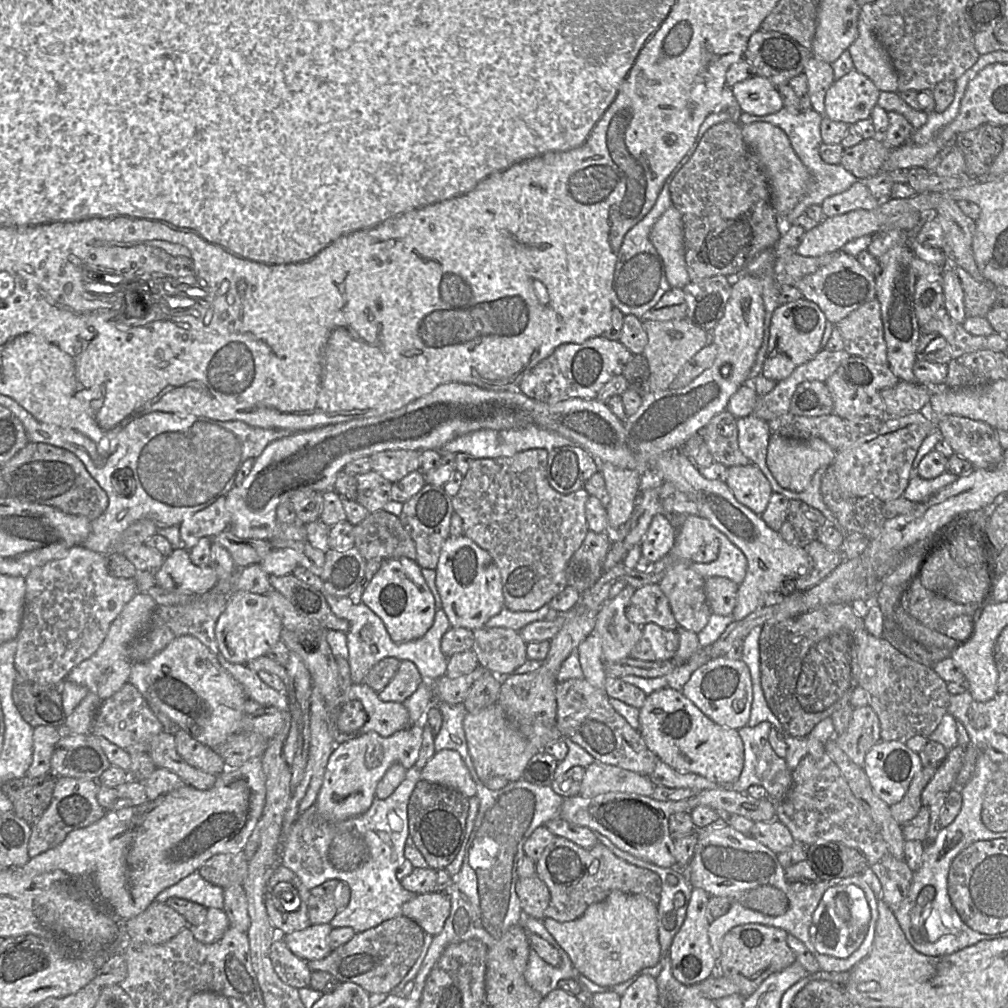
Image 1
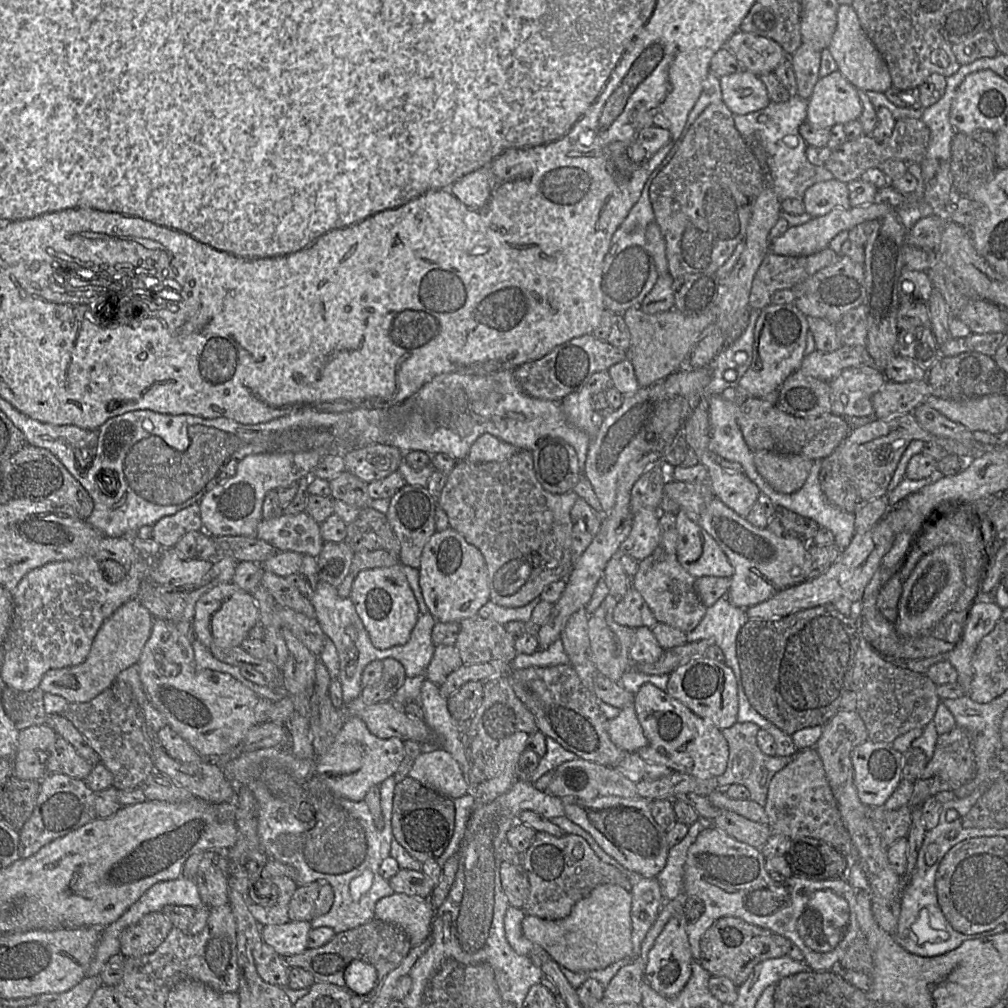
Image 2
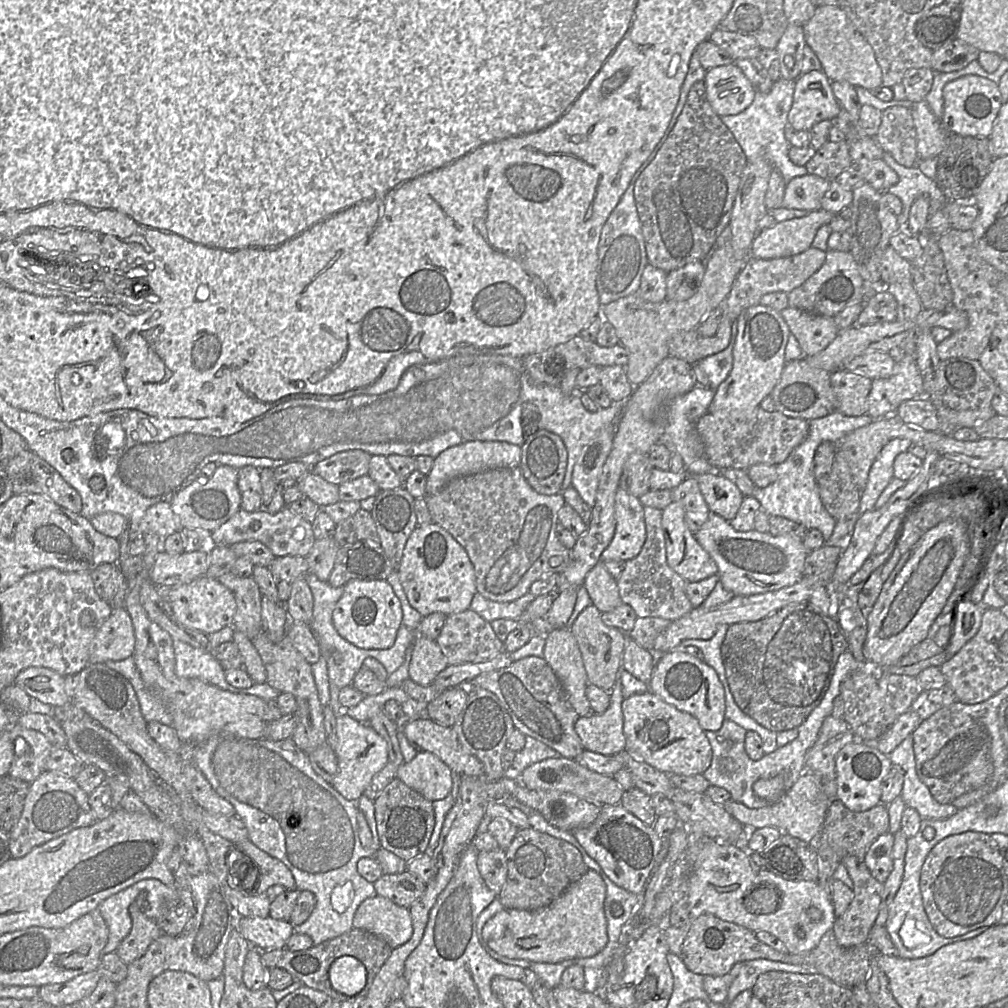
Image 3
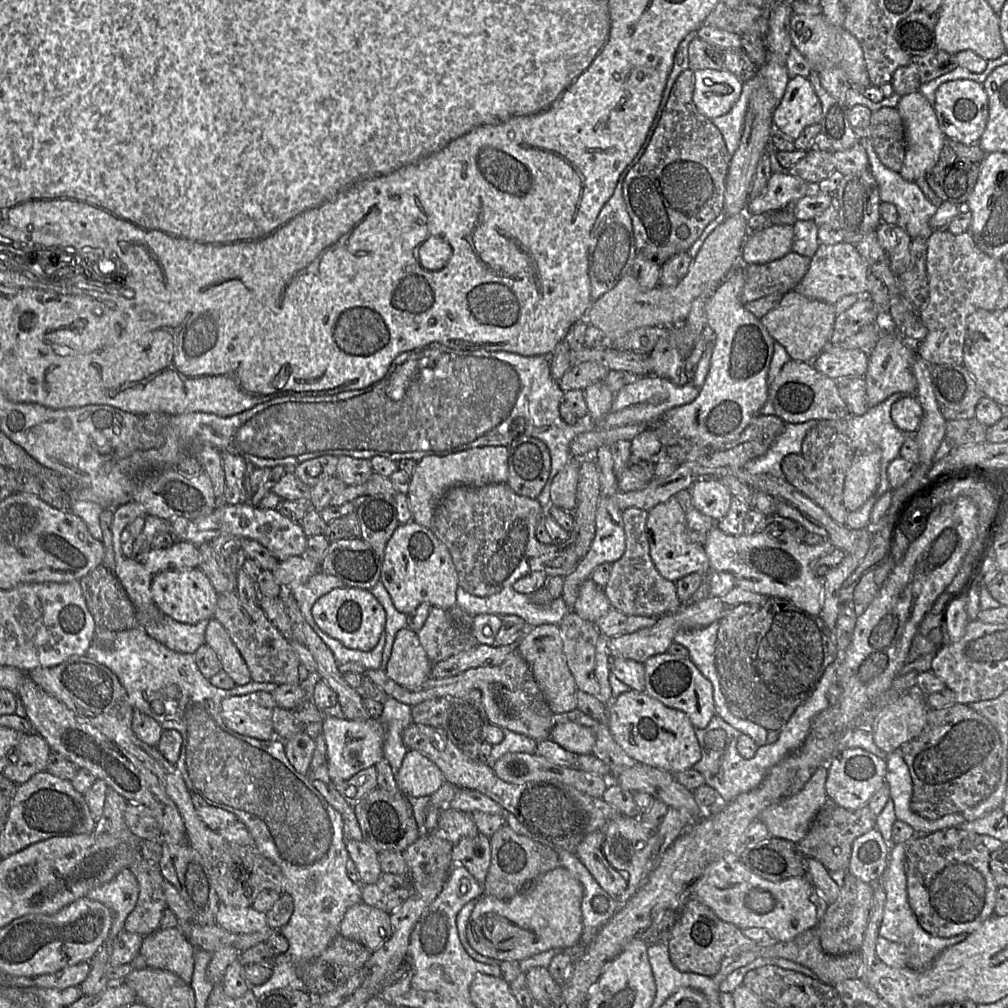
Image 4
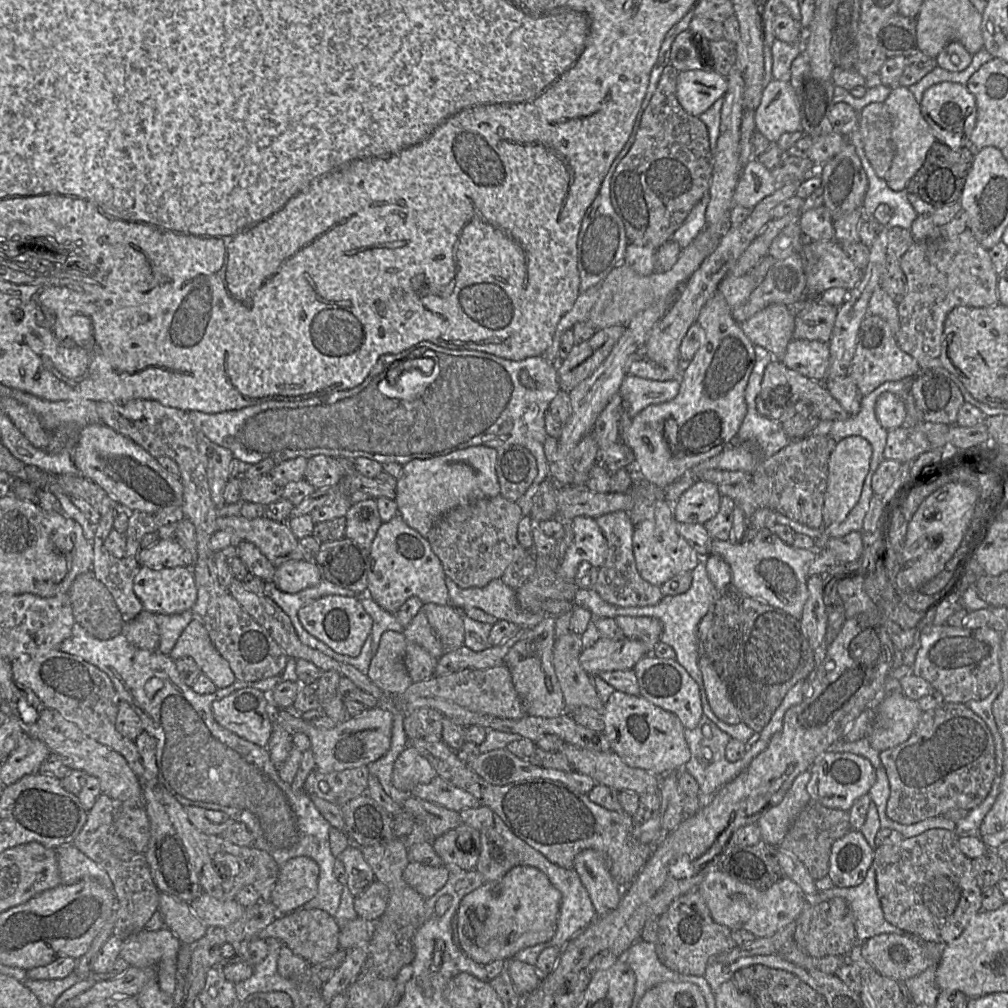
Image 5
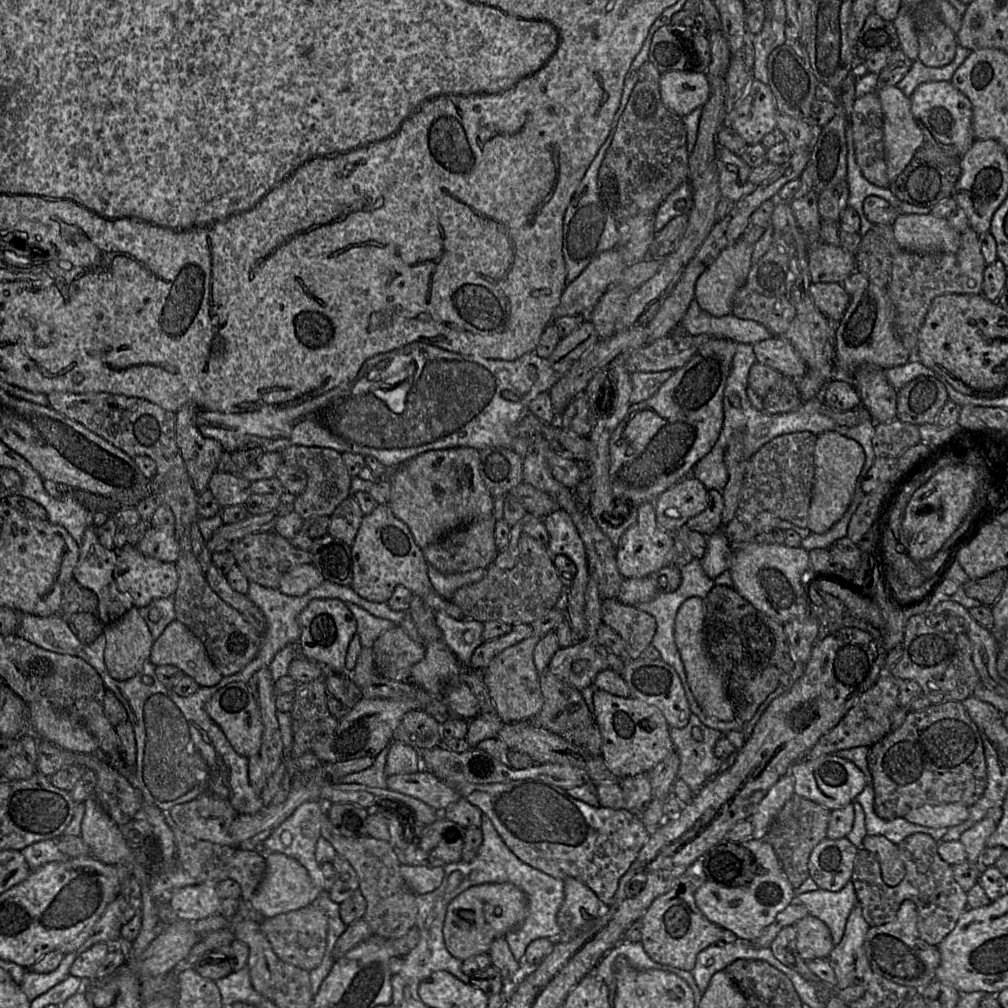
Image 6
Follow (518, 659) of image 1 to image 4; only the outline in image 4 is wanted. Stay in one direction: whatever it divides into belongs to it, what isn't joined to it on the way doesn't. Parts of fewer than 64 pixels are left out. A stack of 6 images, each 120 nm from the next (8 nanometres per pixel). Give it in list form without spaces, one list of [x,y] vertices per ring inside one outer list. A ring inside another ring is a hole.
[[[436,607],[430,609],[417,635],[433,664],[480,645],[472,629],[459,626],[447,610]]]

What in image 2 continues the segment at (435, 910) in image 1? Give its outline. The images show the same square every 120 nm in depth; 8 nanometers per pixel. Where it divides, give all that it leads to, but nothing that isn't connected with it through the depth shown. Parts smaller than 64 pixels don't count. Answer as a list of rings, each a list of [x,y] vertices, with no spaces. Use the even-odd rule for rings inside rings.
[[[394,893],[377,901],[374,919],[400,926],[413,947],[430,936],[435,912],[429,897]]]

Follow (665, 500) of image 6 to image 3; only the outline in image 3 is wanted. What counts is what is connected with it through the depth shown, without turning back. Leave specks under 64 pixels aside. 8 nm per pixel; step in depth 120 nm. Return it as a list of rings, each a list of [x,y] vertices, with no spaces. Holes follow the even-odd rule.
[[[704,473],[695,477],[711,513],[731,521],[745,498],[739,488],[719,473]]]

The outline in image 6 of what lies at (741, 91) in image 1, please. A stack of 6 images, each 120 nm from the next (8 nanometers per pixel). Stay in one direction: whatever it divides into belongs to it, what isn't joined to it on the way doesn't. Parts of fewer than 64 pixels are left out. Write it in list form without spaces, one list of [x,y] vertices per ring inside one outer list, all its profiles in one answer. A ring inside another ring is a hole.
[[[669,71],[661,74],[660,93],[666,107],[684,116],[708,101],[711,85],[703,72]]]

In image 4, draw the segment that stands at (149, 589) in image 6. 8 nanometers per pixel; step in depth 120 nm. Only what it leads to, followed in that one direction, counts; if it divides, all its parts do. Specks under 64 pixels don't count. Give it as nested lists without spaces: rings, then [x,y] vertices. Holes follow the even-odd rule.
[[[198,567],[185,570],[168,570],[153,575],[151,598],[157,607],[176,621],[195,624],[210,620],[217,603],[218,592],[210,579]]]

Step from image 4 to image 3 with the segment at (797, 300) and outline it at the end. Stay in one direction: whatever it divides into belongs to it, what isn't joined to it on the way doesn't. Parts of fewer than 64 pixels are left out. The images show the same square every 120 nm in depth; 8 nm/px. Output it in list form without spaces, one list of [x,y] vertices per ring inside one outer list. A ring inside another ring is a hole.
[[[790,306],[780,313],[791,335],[798,341],[803,356],[820,353],[835,339],[839,331],[834,317],[813,314]]]

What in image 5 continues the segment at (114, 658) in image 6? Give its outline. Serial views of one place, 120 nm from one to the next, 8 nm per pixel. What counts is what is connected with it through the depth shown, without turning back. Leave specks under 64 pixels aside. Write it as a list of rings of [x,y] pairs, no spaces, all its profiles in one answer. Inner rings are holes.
[[[143,609],[138,615],[125,622],[121,633],[140,649],[155,650],[159,643],[159,629],[154,612]]]

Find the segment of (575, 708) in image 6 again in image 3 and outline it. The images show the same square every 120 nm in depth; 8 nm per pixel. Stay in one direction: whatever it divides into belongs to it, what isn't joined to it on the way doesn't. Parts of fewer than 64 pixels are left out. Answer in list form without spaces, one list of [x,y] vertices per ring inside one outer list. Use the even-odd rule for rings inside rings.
[[[594,605],[588,606],[578,615],[572,623],[570,631],[579,646],[588,684],[610,691],[622,669],[622,657],[629,639],[628,634],[615,627],[607,626],[602,621],[602,613]]]

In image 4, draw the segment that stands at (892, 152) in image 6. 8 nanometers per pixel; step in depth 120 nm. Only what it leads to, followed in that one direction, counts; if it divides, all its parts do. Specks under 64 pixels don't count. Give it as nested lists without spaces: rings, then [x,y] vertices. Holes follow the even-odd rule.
[[[920,92],[901,96],[896,109],[902,118],[906,142],[905,159],[899,173],[905,180],[916,182],[938,162],[947,137],[939,126],[933,106]]]

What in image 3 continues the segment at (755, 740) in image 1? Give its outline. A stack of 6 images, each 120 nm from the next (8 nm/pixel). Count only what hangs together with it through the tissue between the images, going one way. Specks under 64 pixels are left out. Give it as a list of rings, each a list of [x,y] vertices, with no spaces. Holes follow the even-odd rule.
[[[848,650],[844,652],[838,658],[833,677],[823,699],[797,728],[798,736],[786,745],[765,754],[759,760],[752,760],[746,753],[745,736],[748,731],[735,722],[726,718],[719,730],[705,731],[712,748],[712,760],[708,769],[703,773],[704,777],[711,785],[728,790],[732,800],[740,802],[749,808],[763,808],[773,804],[755,794],[754,784],[760,779],[771,778],[789,771],[796,759],[804,759],[805,754],[816,742],[824,721],[830,716],[833,709],[834,697],[840,691],[841,685],[851,673],[860,667],[863,667],[862,662],[858,662]]]

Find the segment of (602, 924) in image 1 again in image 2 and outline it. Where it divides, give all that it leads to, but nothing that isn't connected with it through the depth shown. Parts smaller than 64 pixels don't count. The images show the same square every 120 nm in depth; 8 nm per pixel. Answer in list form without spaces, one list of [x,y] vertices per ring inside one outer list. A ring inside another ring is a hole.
[[[601,884],[579,900],[565,918],[549,920],[526,915],[522,931],[561,967],[579,973],[601,970],[620,960],[636,957],[632,941],[632,900],[631,892],[621,886]]]

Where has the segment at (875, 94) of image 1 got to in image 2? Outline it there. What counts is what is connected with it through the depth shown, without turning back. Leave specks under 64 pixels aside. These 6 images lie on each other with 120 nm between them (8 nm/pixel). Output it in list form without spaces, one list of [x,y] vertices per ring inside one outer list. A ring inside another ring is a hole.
[[[839,71],[821,77],[814,86],[807,100],[806,123],[813,126],[830,129],[836,124],[846,124],[858,120],[862,113],[862,105],[858,89],[852,85]]]

